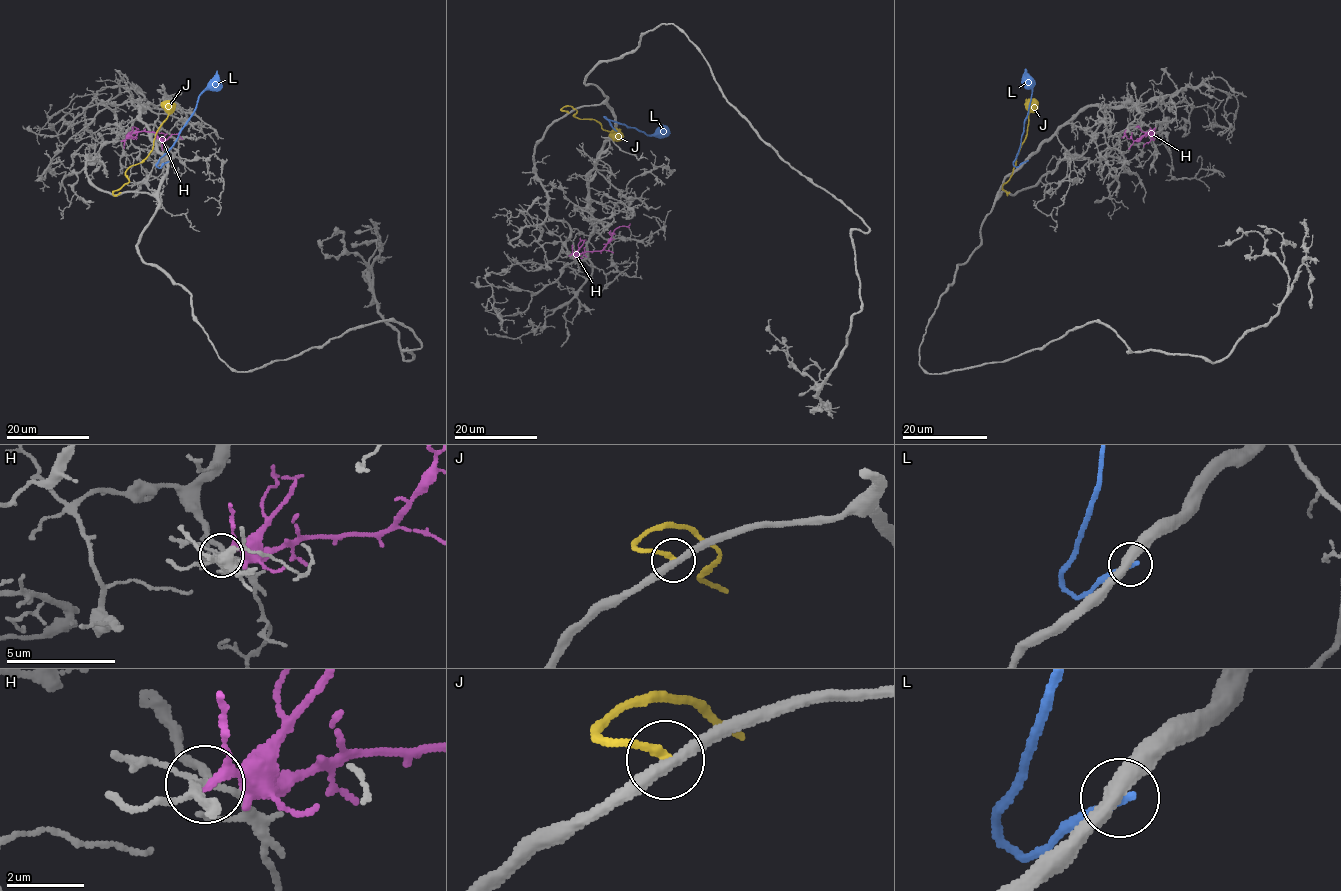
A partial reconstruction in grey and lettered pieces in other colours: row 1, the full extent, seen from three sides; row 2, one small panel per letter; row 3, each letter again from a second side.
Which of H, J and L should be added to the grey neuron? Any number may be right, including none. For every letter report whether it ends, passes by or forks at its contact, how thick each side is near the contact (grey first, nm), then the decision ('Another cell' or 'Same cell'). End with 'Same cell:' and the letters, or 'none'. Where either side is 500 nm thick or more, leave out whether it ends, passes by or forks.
H: It passes by. Thickness 170 nm (grey) against 200 nm. Another cell
J: It ends there. Thickness 340 nm (grey) against 240 nm. Another cell
L: It ends there. Thickness 440 nm (grey) against 240 nm. Another cell
Same cell: none

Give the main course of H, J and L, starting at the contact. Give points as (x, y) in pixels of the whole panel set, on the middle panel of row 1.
H: (570, 255), (601, 251), (620, 226), (630, 224)
J: (568, 112), (561, 110), (571, 106), (577, 111), (573, 116), (597, 121), (604, 130), (616, 133), (615, 136)
L: (615, 130), (605, 116), (647, 135), (657, 135), (665, 128)

